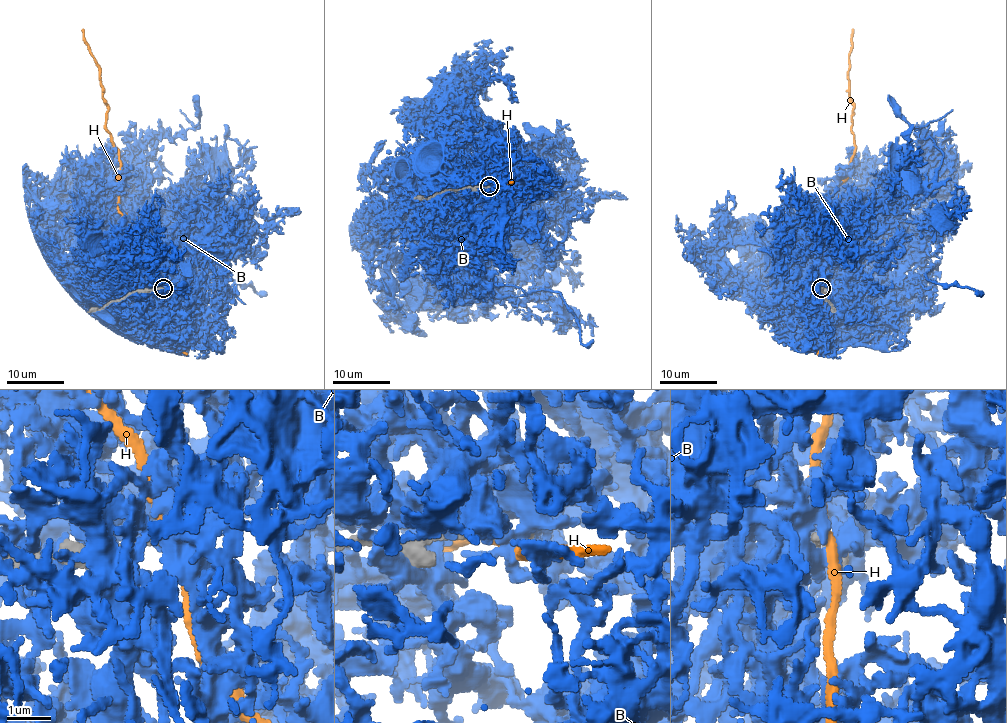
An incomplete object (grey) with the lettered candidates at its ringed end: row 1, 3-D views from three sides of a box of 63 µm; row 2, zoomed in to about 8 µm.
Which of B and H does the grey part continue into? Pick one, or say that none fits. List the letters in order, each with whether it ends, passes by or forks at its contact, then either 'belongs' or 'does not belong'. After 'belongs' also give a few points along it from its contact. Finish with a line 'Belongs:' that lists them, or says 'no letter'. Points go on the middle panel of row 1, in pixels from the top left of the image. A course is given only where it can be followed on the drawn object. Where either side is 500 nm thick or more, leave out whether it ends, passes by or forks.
B: it ends; does not belong
H: it passes by; does not belong
Belongs: no letter

